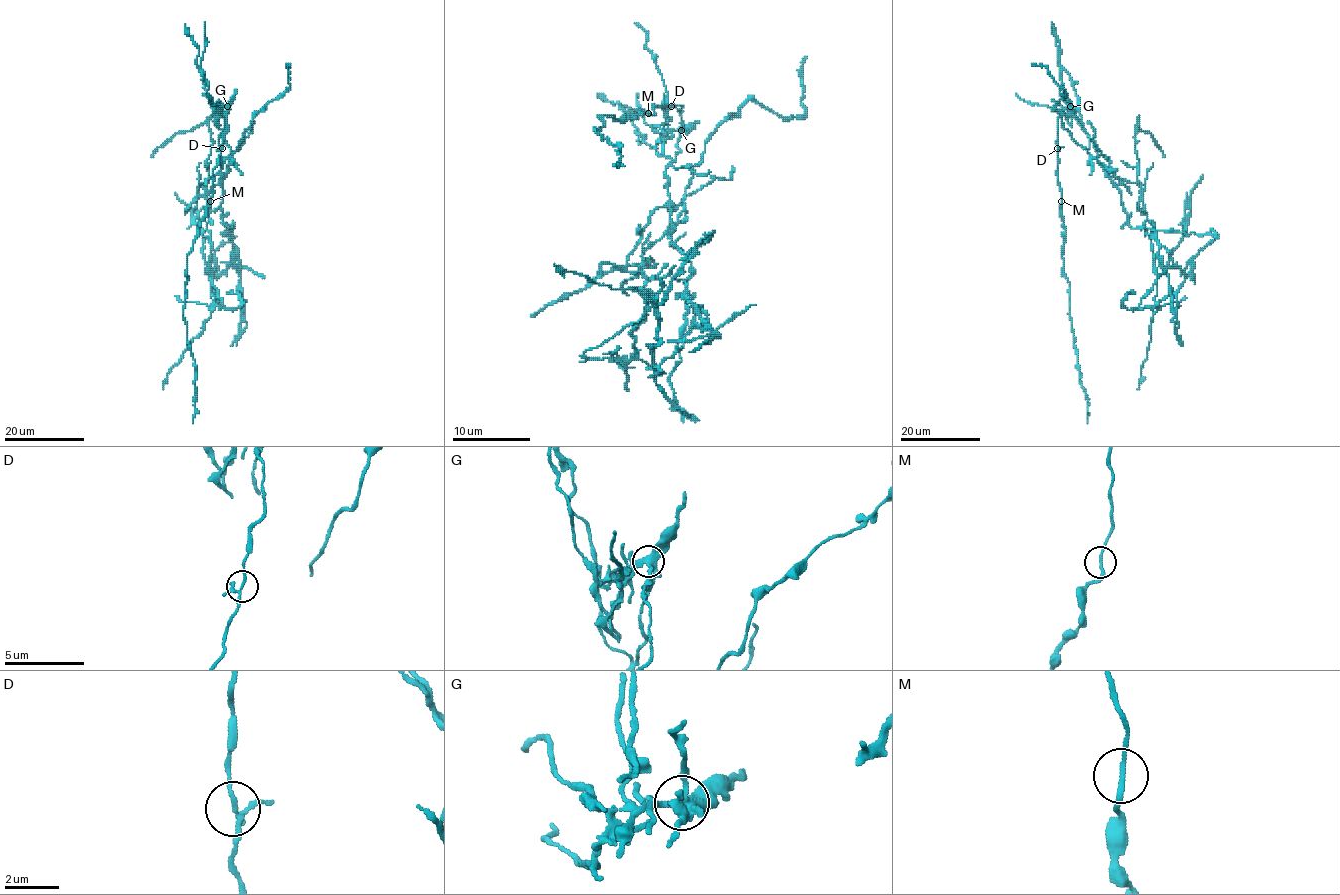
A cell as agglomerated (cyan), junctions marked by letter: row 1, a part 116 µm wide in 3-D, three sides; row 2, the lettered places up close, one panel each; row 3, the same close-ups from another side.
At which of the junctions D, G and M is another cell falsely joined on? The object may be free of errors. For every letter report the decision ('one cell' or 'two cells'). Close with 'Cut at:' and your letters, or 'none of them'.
D: one cell
G: two cells
M: one cell
Cut at: G

